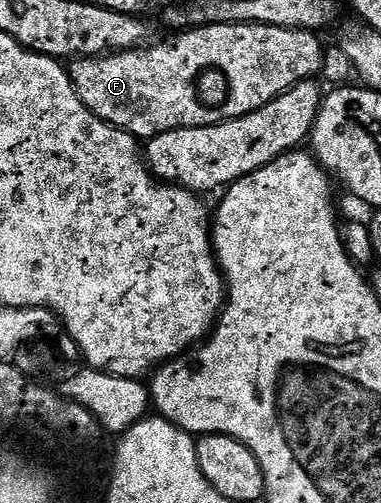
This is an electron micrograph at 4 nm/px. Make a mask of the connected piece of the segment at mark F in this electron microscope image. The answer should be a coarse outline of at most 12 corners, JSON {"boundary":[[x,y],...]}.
{"boundary":[[204,25],[70,62],[150,139],[249,115],[322,74],[314,32]]}

